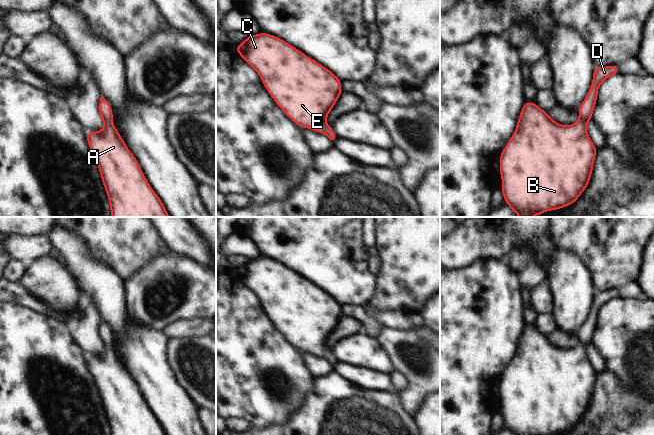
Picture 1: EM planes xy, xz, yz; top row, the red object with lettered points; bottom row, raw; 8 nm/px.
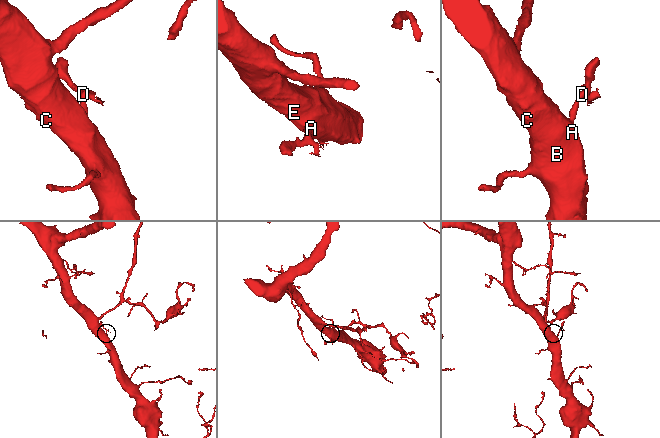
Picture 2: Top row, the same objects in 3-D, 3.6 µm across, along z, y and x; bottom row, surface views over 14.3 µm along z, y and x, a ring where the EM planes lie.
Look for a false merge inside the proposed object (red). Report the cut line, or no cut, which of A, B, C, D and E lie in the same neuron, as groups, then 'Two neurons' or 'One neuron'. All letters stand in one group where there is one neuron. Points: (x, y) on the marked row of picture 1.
No split. Groups: A B C D E. One neuron.

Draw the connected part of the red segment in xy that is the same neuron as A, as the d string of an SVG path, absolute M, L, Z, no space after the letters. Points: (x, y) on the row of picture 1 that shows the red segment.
M102 95L98 104L98 112L104 127L101 131L86 131L86 137L107 192L111 217L170 217L161 199L152 190L135 156L129 151L113 125L111 105Z

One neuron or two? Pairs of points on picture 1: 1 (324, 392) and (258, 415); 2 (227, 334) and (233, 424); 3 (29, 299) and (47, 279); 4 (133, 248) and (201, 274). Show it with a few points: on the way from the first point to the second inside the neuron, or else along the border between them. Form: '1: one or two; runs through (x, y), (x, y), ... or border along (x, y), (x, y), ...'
1: two; border along (314, 378), (312, 388), (289, 418)
2: two; border along (226, 418), (242, 418), (251, 424)
3: two; border along (19, 282), (51, 310)
4: two; border along (169, 251), (158, 254), (137, 270)

